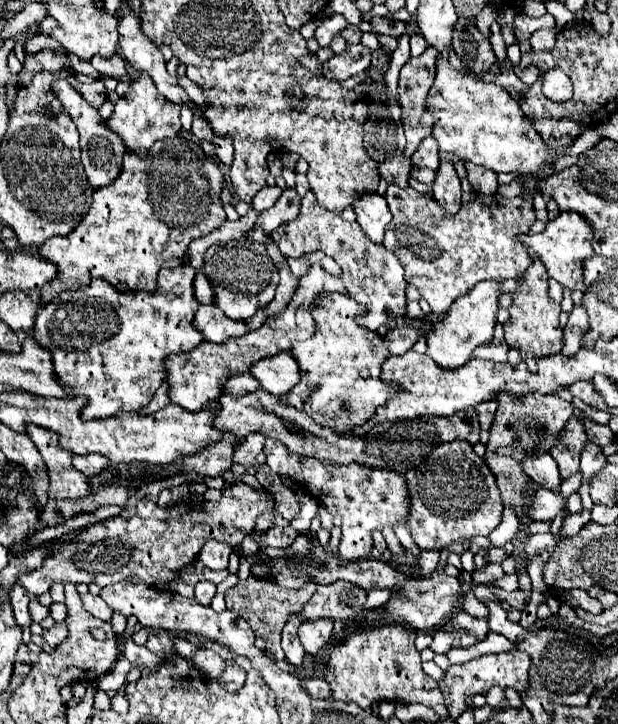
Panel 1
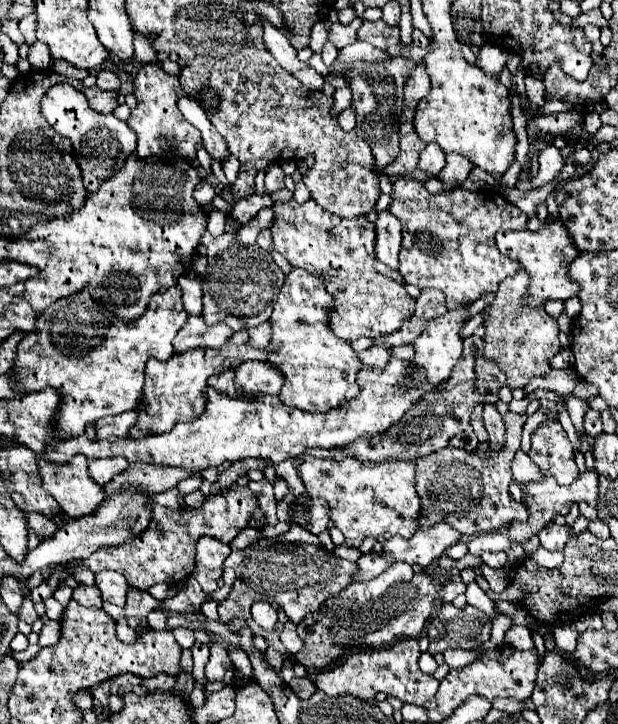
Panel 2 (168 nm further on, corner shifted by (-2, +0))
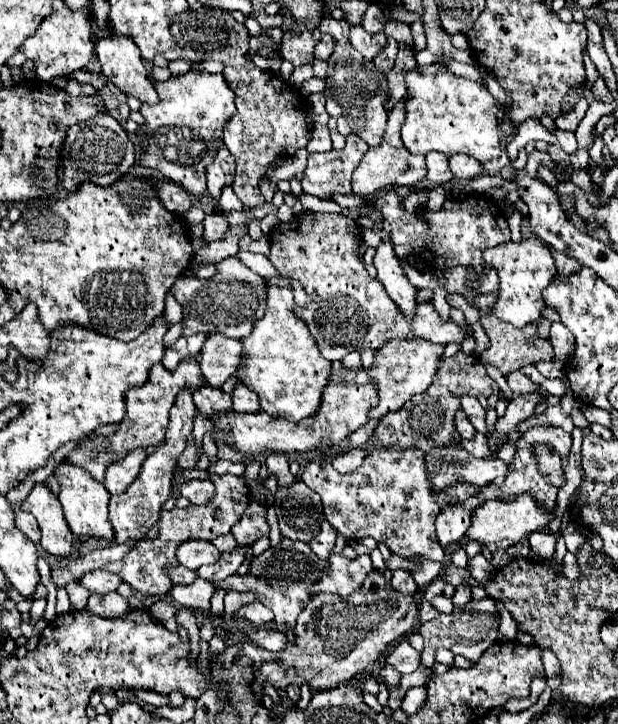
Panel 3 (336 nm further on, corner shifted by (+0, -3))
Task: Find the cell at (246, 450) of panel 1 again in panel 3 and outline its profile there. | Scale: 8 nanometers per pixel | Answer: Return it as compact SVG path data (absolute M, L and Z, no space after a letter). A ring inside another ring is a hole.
M193 479L189 483L181 485L181 495L187 497L191 501L191 505L205 505L211 499L211 493L215 491L215 487L211 485L209 479Z

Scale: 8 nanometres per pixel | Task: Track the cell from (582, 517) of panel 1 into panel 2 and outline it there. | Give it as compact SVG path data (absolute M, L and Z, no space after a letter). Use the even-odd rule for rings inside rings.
M549 522L537 536L539 536L543 548L547 548L547 550L563 550L567 540L571 538L571 526L569 524L559 526L555 522Z

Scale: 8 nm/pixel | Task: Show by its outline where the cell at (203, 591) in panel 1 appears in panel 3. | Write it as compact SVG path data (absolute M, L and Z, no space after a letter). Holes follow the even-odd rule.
M239 545L239 547L235 547L229 553L221 553L219 563L201 567L197 571L197 575L203 577L203 579L209 579L209 581L221 581L221 579L233 575L239 569L239 565L245 561L245 555L247 555L247 547Z

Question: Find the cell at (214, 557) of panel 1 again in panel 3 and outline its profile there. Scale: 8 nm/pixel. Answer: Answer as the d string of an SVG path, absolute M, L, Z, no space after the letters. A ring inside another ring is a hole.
M189 539L179 545L175 551L179 563L191 571L197 571L201 565L213 565L219 561L219 551L213 543L201 539Z

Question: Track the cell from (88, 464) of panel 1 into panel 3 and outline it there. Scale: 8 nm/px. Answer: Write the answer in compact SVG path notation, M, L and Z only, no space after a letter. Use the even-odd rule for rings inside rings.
M139 447L139 449L133 449L123 461L111 465L111 469L107 469L105 473L105 483L103 483L107 491L111 495L121 495L139 475L141 463L145 461L145 457L147 457L147 449Z

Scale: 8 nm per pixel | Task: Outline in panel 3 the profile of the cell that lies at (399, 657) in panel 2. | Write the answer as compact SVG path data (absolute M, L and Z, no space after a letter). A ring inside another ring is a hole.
M383 667L383 669L381 669L381 677L383 677L383 683L385 683L387 687L397 687L401 675L399 675L393 667Z

